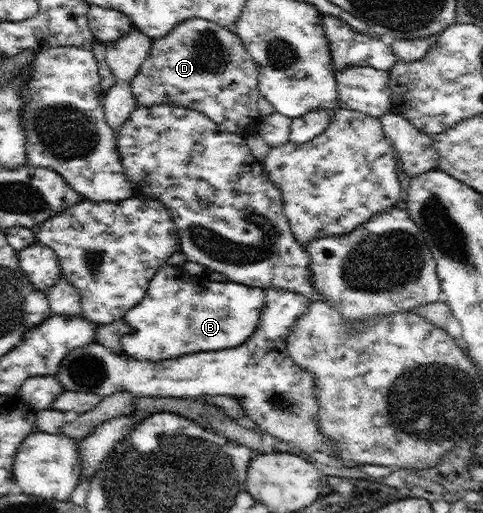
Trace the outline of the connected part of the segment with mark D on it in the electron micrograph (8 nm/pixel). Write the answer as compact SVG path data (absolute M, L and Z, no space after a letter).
M201 18L182 21L165 37L152 38L151 52L140 66L137 76L131 81L133 96L139 106L174 105L196 109L211 119L217 129L249 136L261 133L263 117L257 110L257 99L260 97L258 85L258 66L242 44L241 38L227 27L214 21Z

